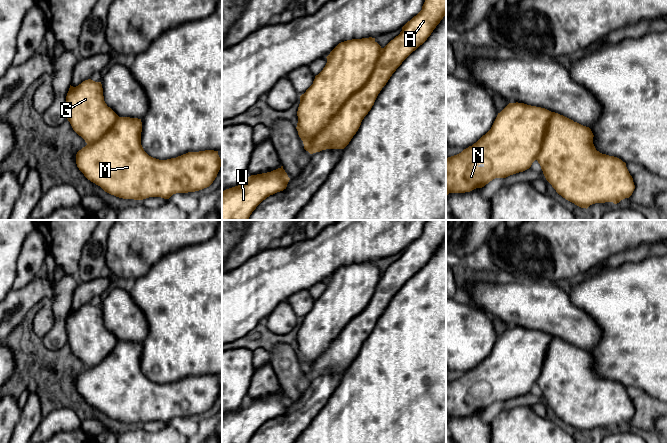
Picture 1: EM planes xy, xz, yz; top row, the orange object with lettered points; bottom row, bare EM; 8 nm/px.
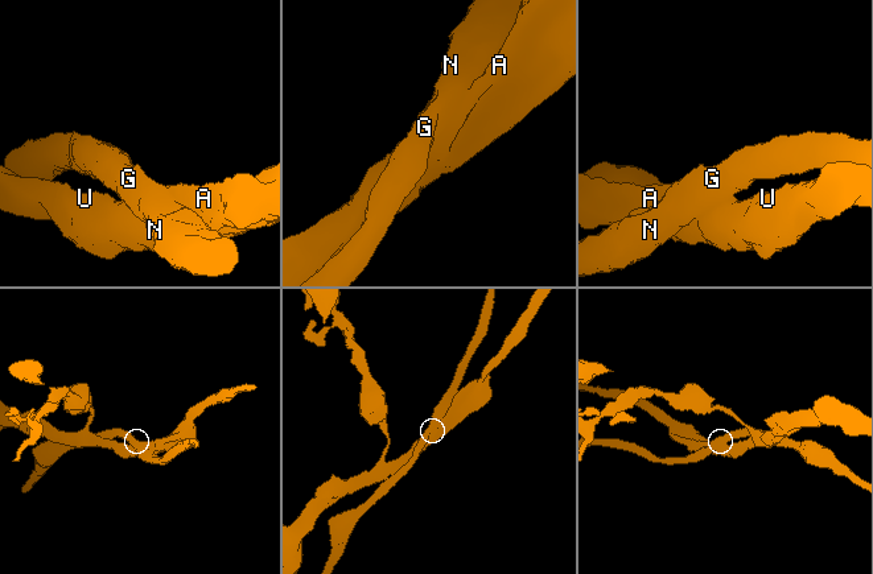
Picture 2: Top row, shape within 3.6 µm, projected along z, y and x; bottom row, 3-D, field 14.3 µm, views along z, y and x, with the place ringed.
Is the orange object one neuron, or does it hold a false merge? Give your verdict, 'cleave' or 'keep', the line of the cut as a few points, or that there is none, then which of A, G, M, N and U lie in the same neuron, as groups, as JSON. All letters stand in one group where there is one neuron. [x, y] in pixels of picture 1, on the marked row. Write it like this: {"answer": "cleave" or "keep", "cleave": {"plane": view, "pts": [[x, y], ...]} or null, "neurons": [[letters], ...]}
{"answer": "cleave", "cleave": {"plane": "xz", "pts": [[379, 91], [357, 110], [313, 132], [303, 142]]}, "neurons": [["A", "M", "U"], ["G", "N"]]}

